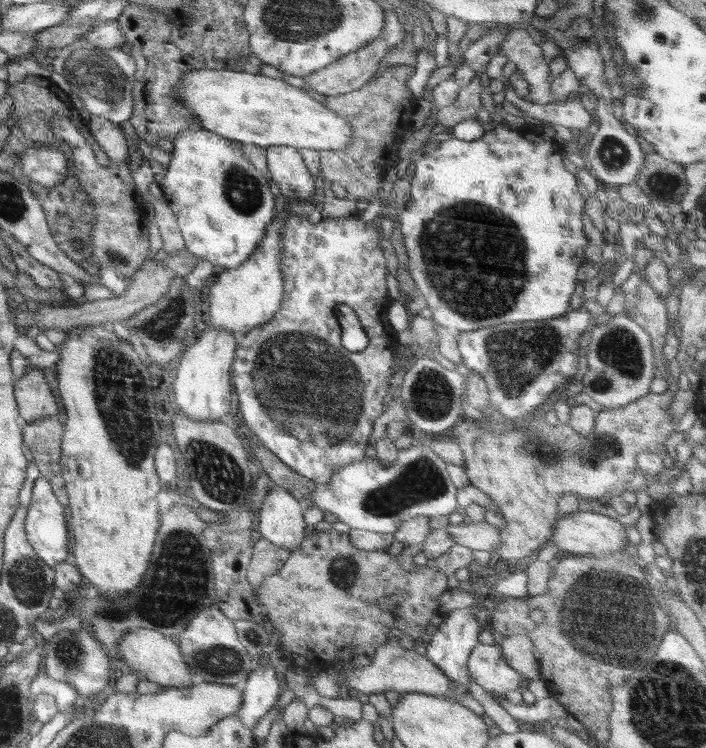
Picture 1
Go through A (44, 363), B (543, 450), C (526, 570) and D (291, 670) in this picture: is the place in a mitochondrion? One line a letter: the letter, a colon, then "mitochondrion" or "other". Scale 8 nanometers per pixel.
A: other
B: mitochondrion
C: other
D: other

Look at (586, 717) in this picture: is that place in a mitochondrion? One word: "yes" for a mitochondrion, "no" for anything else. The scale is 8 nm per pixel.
no

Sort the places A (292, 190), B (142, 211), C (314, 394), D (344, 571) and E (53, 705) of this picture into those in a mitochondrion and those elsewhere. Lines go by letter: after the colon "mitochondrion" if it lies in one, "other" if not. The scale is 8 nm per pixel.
A: mitochondrion
B: other
C: mitochondrion
D: mitochondrion
E: other

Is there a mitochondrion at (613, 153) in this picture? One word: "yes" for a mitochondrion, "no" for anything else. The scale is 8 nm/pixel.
yes

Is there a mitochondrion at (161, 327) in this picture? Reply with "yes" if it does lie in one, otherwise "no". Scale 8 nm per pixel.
yes

